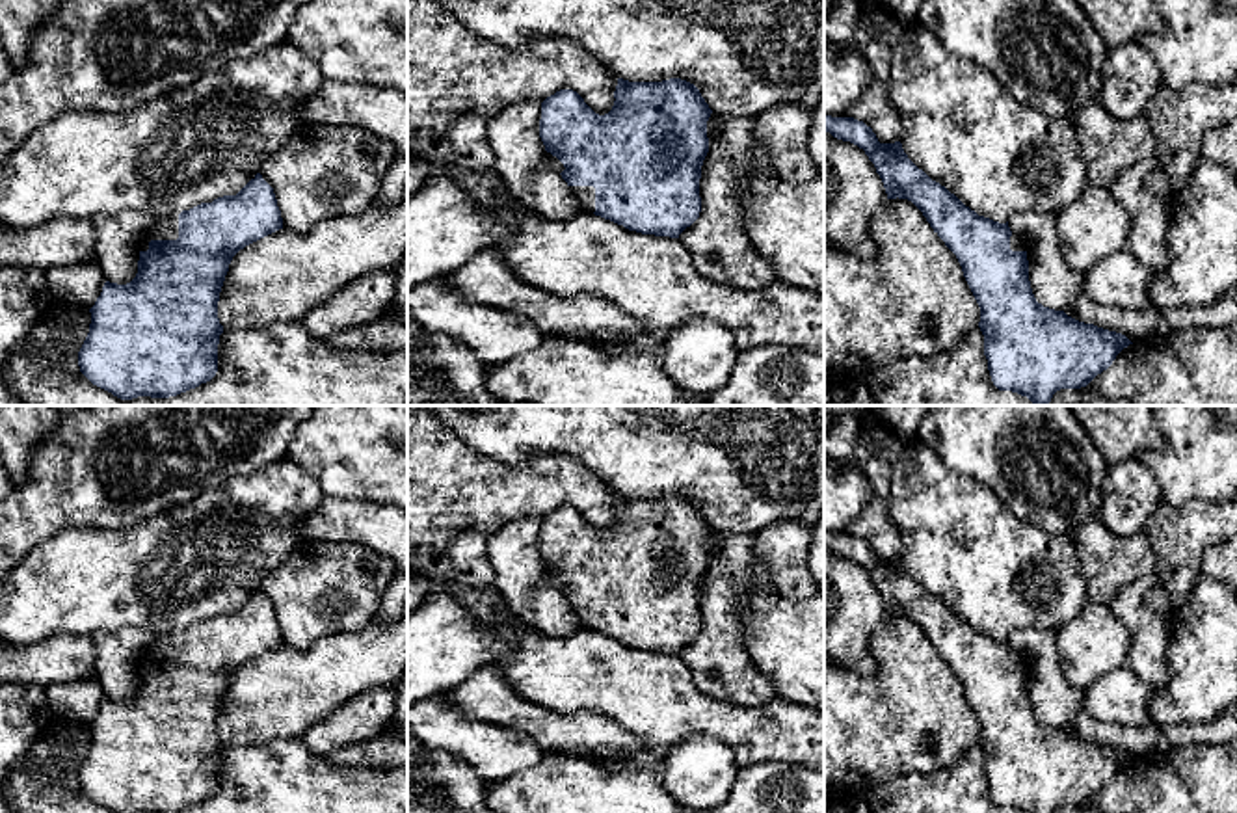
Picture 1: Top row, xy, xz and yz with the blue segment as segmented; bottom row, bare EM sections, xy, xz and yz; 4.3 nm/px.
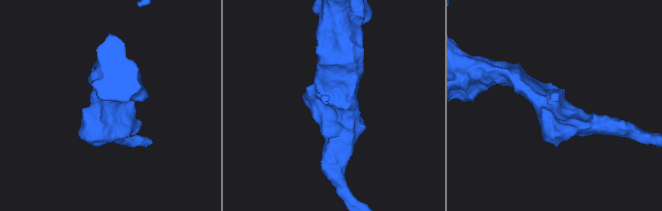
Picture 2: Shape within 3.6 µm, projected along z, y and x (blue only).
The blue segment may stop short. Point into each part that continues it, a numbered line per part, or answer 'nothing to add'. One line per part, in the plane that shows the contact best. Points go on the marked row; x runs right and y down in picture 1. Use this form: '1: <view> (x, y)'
1: xy (166, 227)

